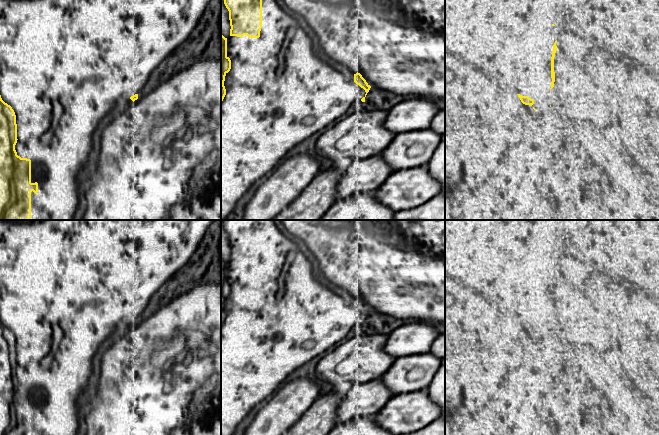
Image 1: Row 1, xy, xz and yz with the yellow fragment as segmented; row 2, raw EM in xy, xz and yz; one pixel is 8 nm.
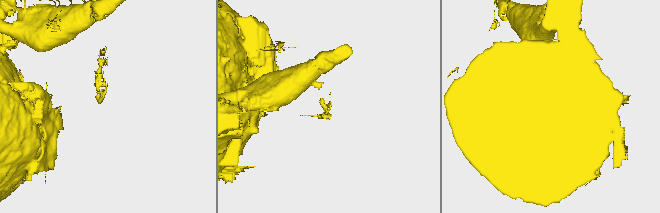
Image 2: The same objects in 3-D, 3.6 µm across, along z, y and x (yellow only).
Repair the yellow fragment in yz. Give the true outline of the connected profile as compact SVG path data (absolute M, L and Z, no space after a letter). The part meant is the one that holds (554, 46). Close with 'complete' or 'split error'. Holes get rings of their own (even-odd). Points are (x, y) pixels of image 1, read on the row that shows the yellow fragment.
M445 0L445 51L458 58L467 67L484 73L497 83L515 92L525 105L530 105L535 111L544 113L551 107L551 89L554 87L554 57L557 51L556 27L559 23L557 9L558 0Z; split error

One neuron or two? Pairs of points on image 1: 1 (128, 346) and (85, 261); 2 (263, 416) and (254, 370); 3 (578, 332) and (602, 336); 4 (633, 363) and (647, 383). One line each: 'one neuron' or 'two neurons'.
1: two neurons
2: two neurons
3: one neuron
4: one neuron

